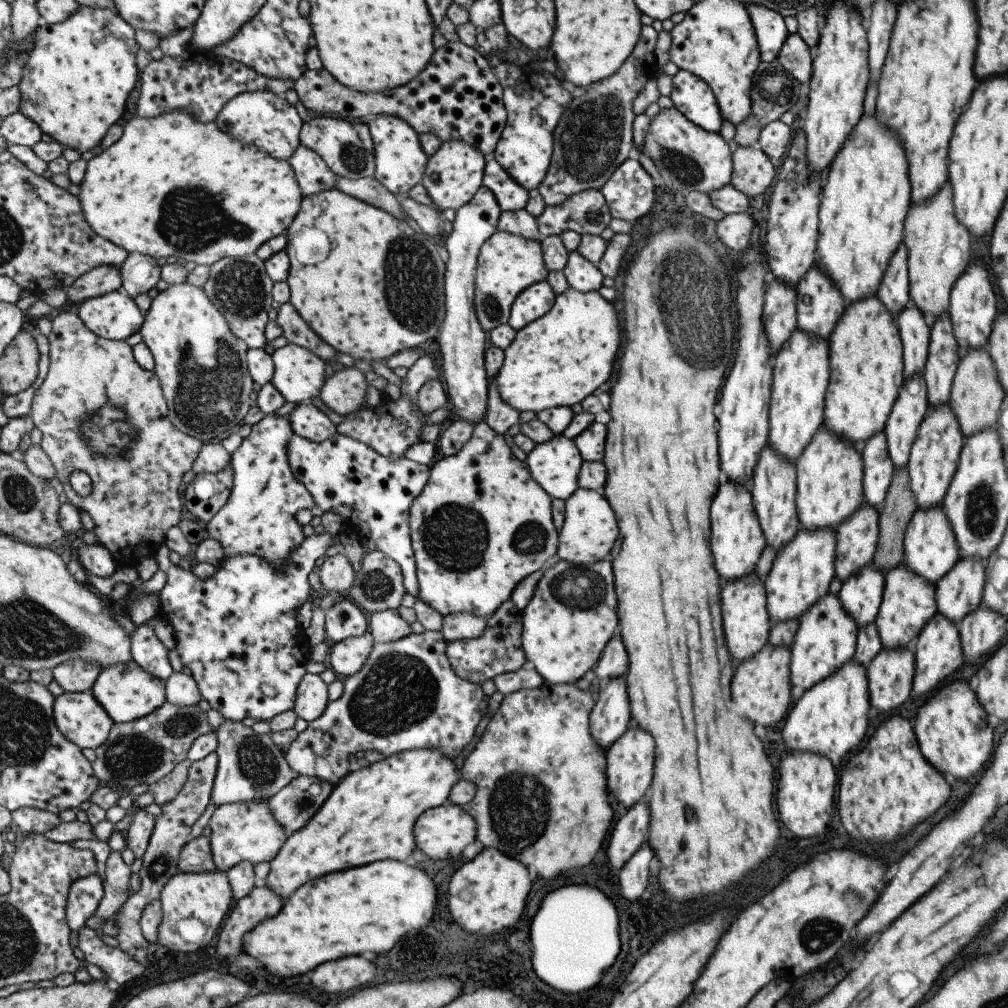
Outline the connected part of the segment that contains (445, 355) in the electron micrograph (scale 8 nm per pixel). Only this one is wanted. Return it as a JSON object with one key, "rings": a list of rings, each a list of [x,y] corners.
{"rings":[[[483,185],[469,204],[456,213],[453,232],[446,240],[448,251],[446,314],[443,330],[438,340],[442,356],[442,374],[451,404],[459,419],[475,425],[483,420],[489,410],[489,375],[485,372],[485,350],[488,349],[487,335],[476,311],[476,272],[480,263],[482,246],[499,230],[502,205],[495,193]]]}

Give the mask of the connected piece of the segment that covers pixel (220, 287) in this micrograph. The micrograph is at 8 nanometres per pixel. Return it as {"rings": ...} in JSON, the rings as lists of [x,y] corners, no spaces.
{"rings":[[[257,253],[244,257],[227,257],[212,264],[209,280],[203,290],[211,302],[225,316],[231,330],[247,342],[251,349],[267,346],[265,326],[269,322],[269,310],[274,306],[274,280],[266,271],[266,261]]]}

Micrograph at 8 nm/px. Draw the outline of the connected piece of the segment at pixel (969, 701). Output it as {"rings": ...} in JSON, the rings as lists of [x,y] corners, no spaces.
{"rings":[[[955,680],[937,690],[919,710],[913,722],[913,732],[919,742],[925,760],[955,778],[969,778],[981,770],[983,762],[991,752],[991,728],[987,726],[987,714],[983,714],[981,704],[967,682]]]}

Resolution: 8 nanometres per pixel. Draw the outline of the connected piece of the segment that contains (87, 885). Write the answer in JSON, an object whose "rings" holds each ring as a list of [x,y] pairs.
{"rings":[[[98,873],[80,878],[70,888],[67,922],[78,932],[96,915],[104,897],[104,880]]]}

